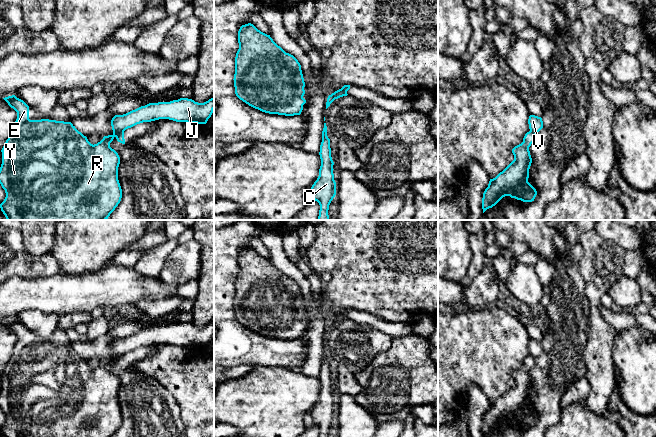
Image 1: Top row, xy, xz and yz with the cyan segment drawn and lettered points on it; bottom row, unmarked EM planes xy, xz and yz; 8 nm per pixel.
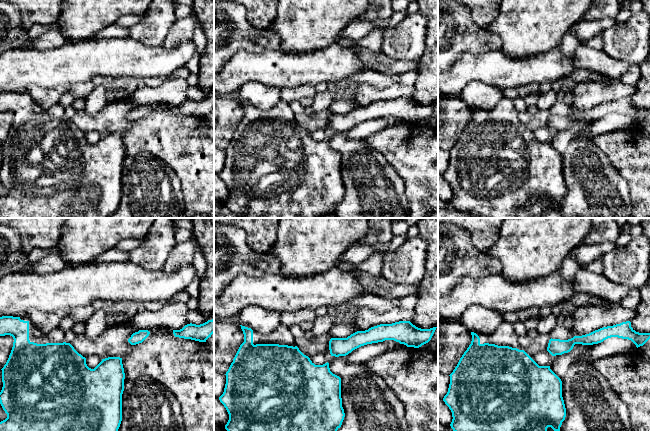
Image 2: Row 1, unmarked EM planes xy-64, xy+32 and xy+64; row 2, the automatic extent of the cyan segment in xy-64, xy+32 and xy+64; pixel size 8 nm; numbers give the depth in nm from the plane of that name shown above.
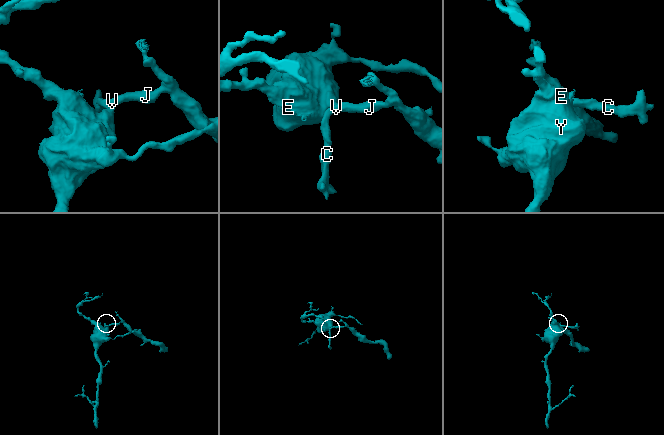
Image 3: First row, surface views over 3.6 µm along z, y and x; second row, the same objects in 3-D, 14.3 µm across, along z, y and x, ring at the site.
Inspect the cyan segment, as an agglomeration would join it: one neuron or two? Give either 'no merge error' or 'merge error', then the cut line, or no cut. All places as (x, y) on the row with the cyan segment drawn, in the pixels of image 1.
merge error; cut in xy along (123, 131), (113, 135)

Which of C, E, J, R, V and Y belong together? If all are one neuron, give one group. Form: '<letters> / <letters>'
C J V / E R Y

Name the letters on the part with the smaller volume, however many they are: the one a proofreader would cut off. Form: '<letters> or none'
C, J, V

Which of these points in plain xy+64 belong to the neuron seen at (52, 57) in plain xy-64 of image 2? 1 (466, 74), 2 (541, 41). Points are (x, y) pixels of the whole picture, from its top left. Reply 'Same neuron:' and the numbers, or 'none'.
Same neuron: 1

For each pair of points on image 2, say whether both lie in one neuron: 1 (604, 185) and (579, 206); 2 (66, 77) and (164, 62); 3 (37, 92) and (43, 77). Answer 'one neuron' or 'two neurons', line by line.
1: one neuron
2: one neuron
3: two neurons

